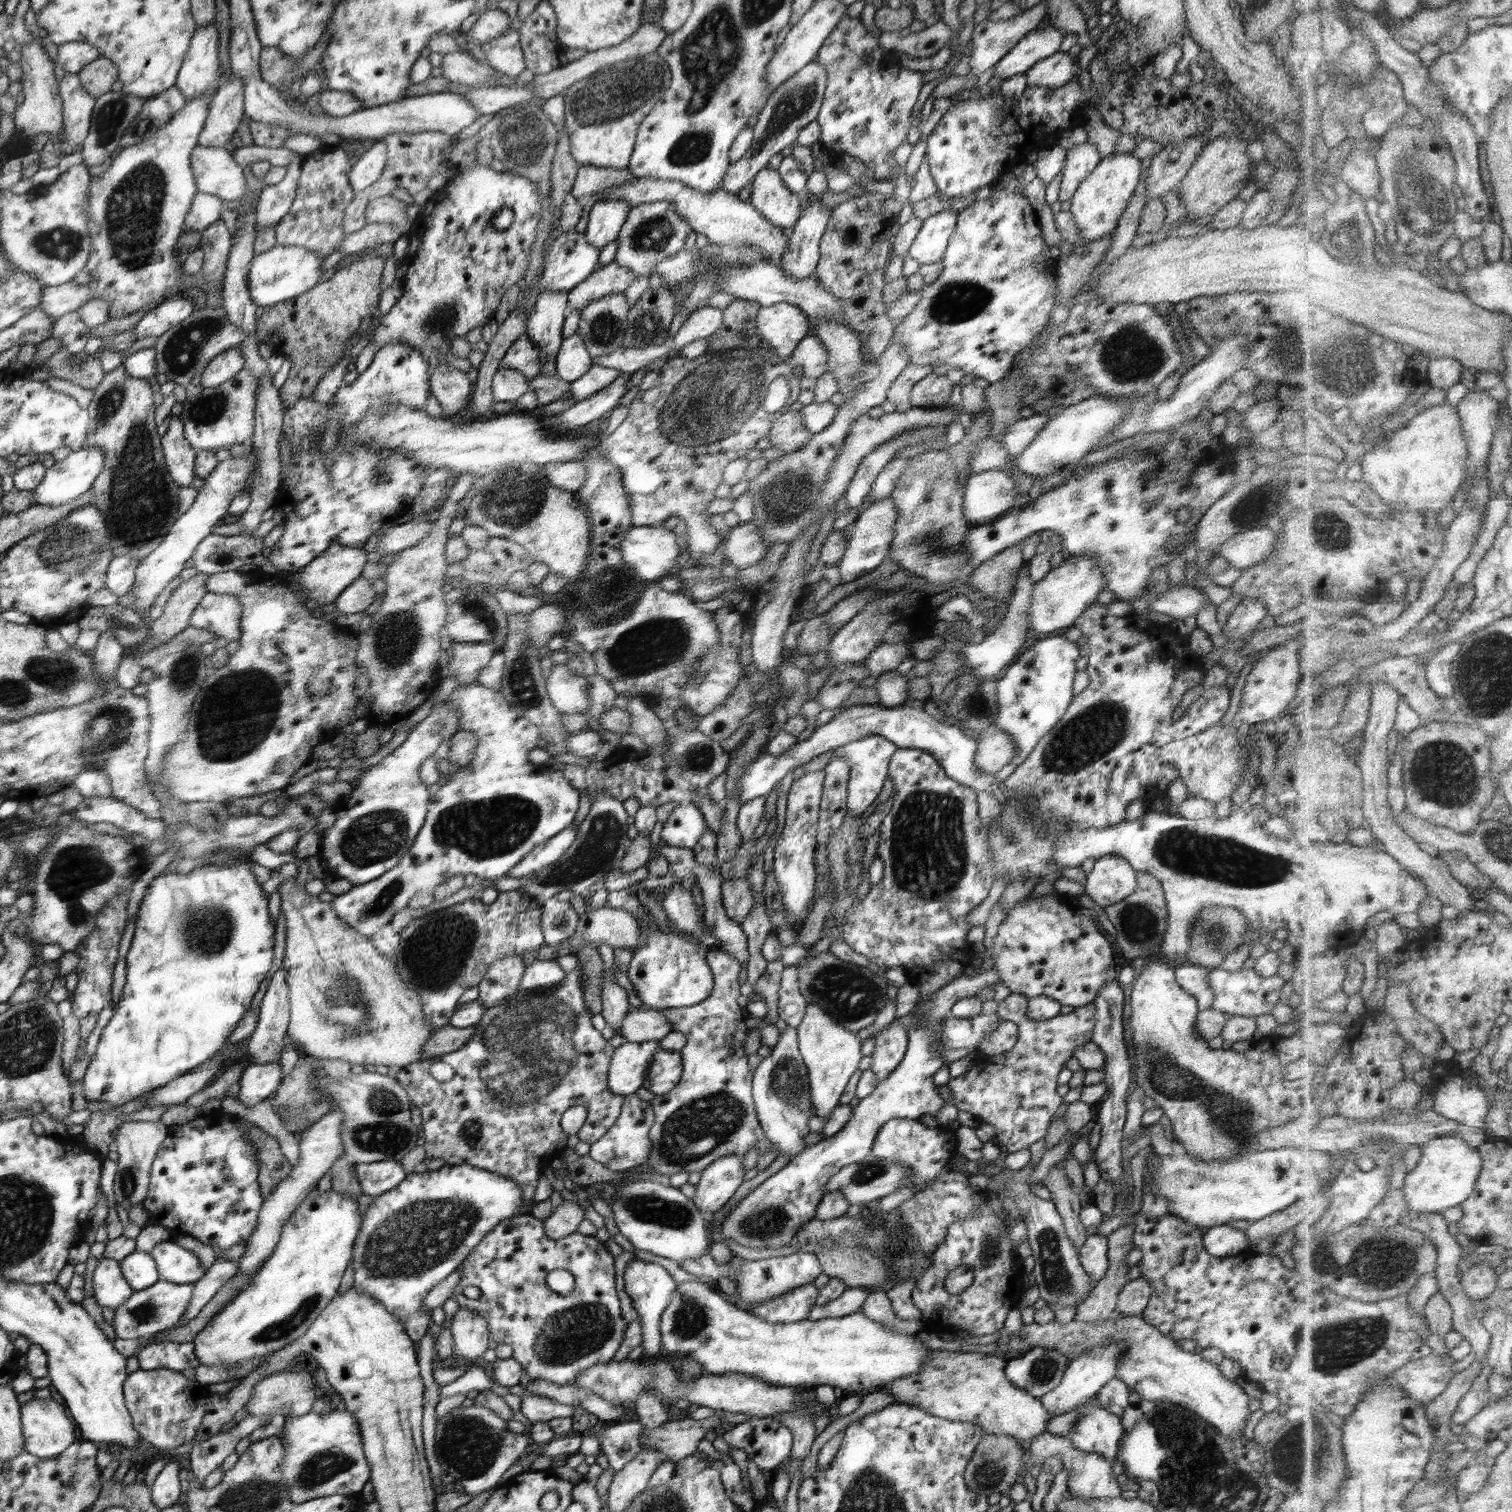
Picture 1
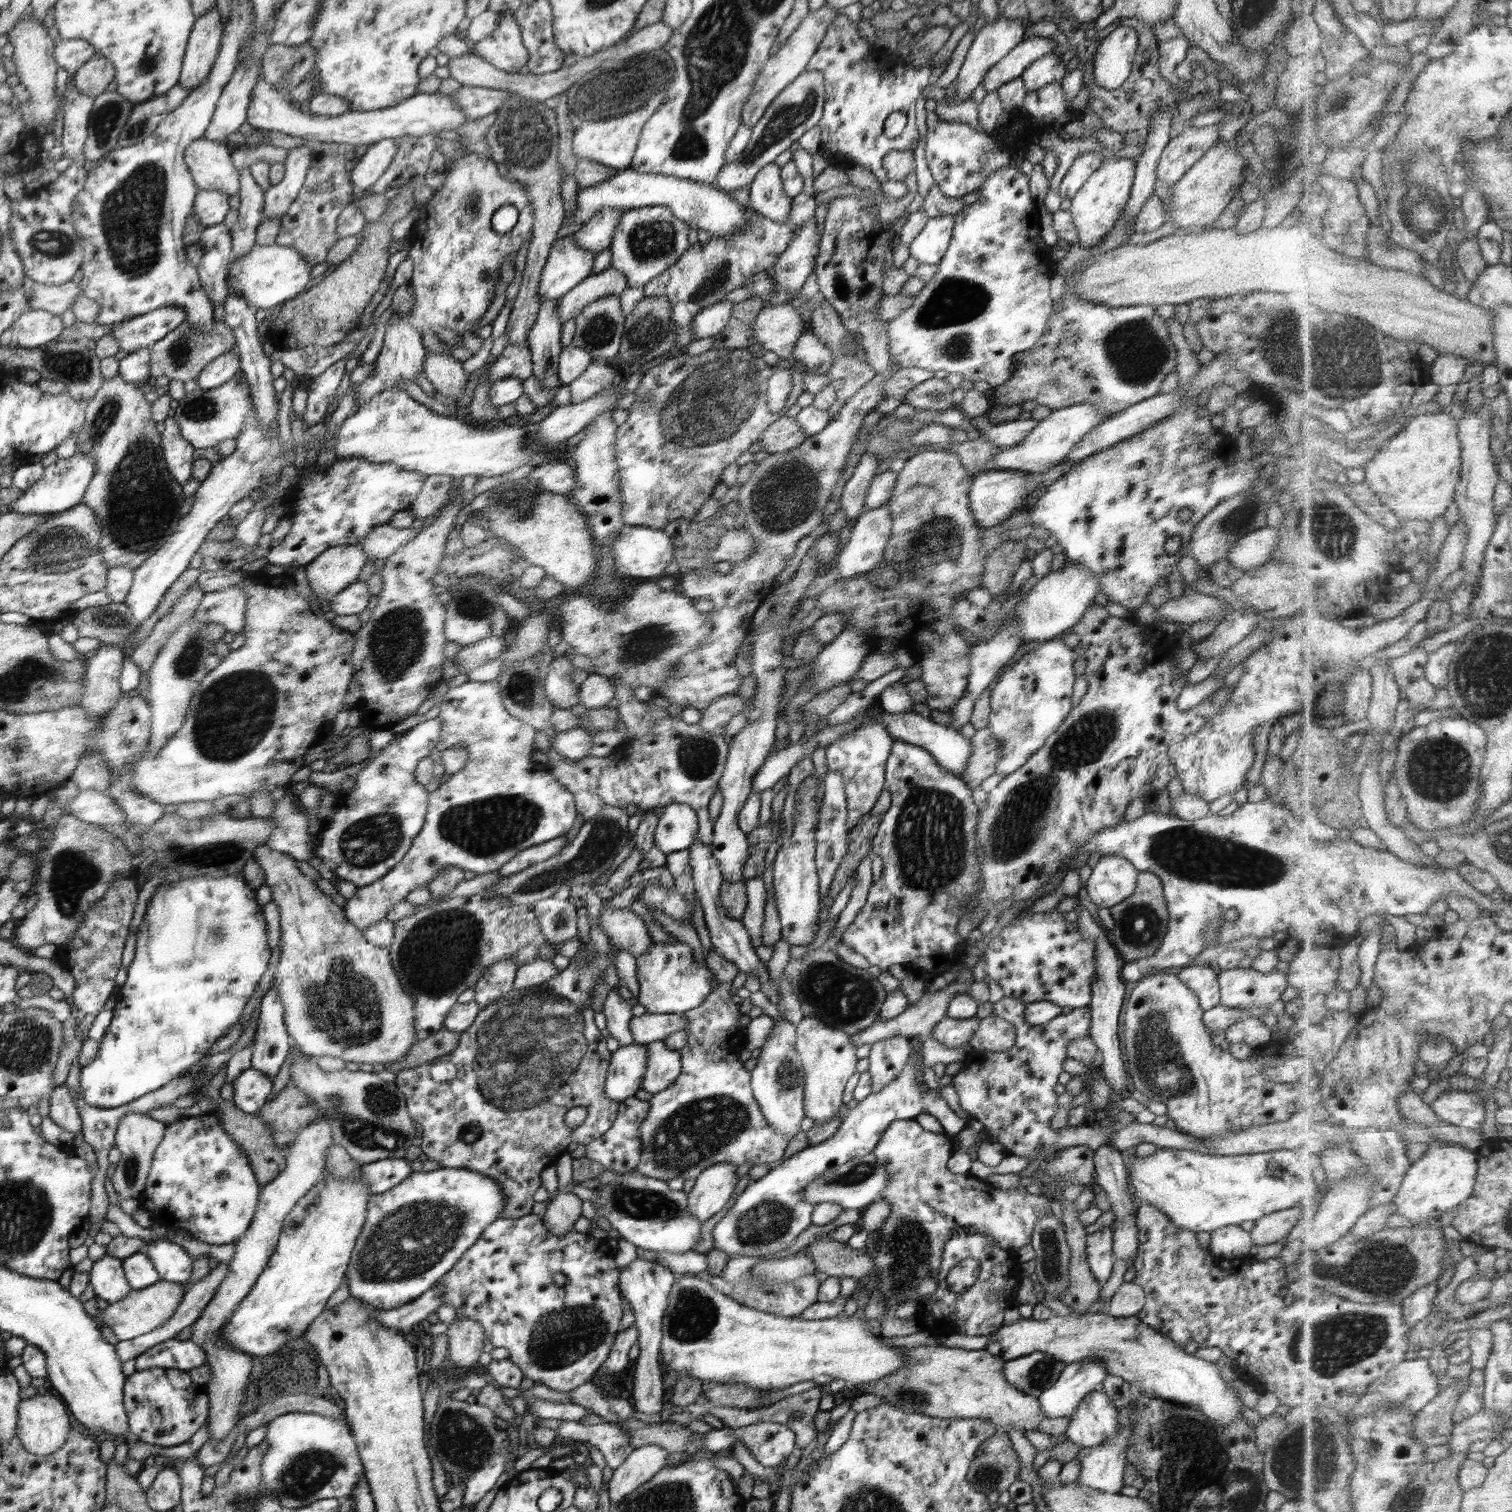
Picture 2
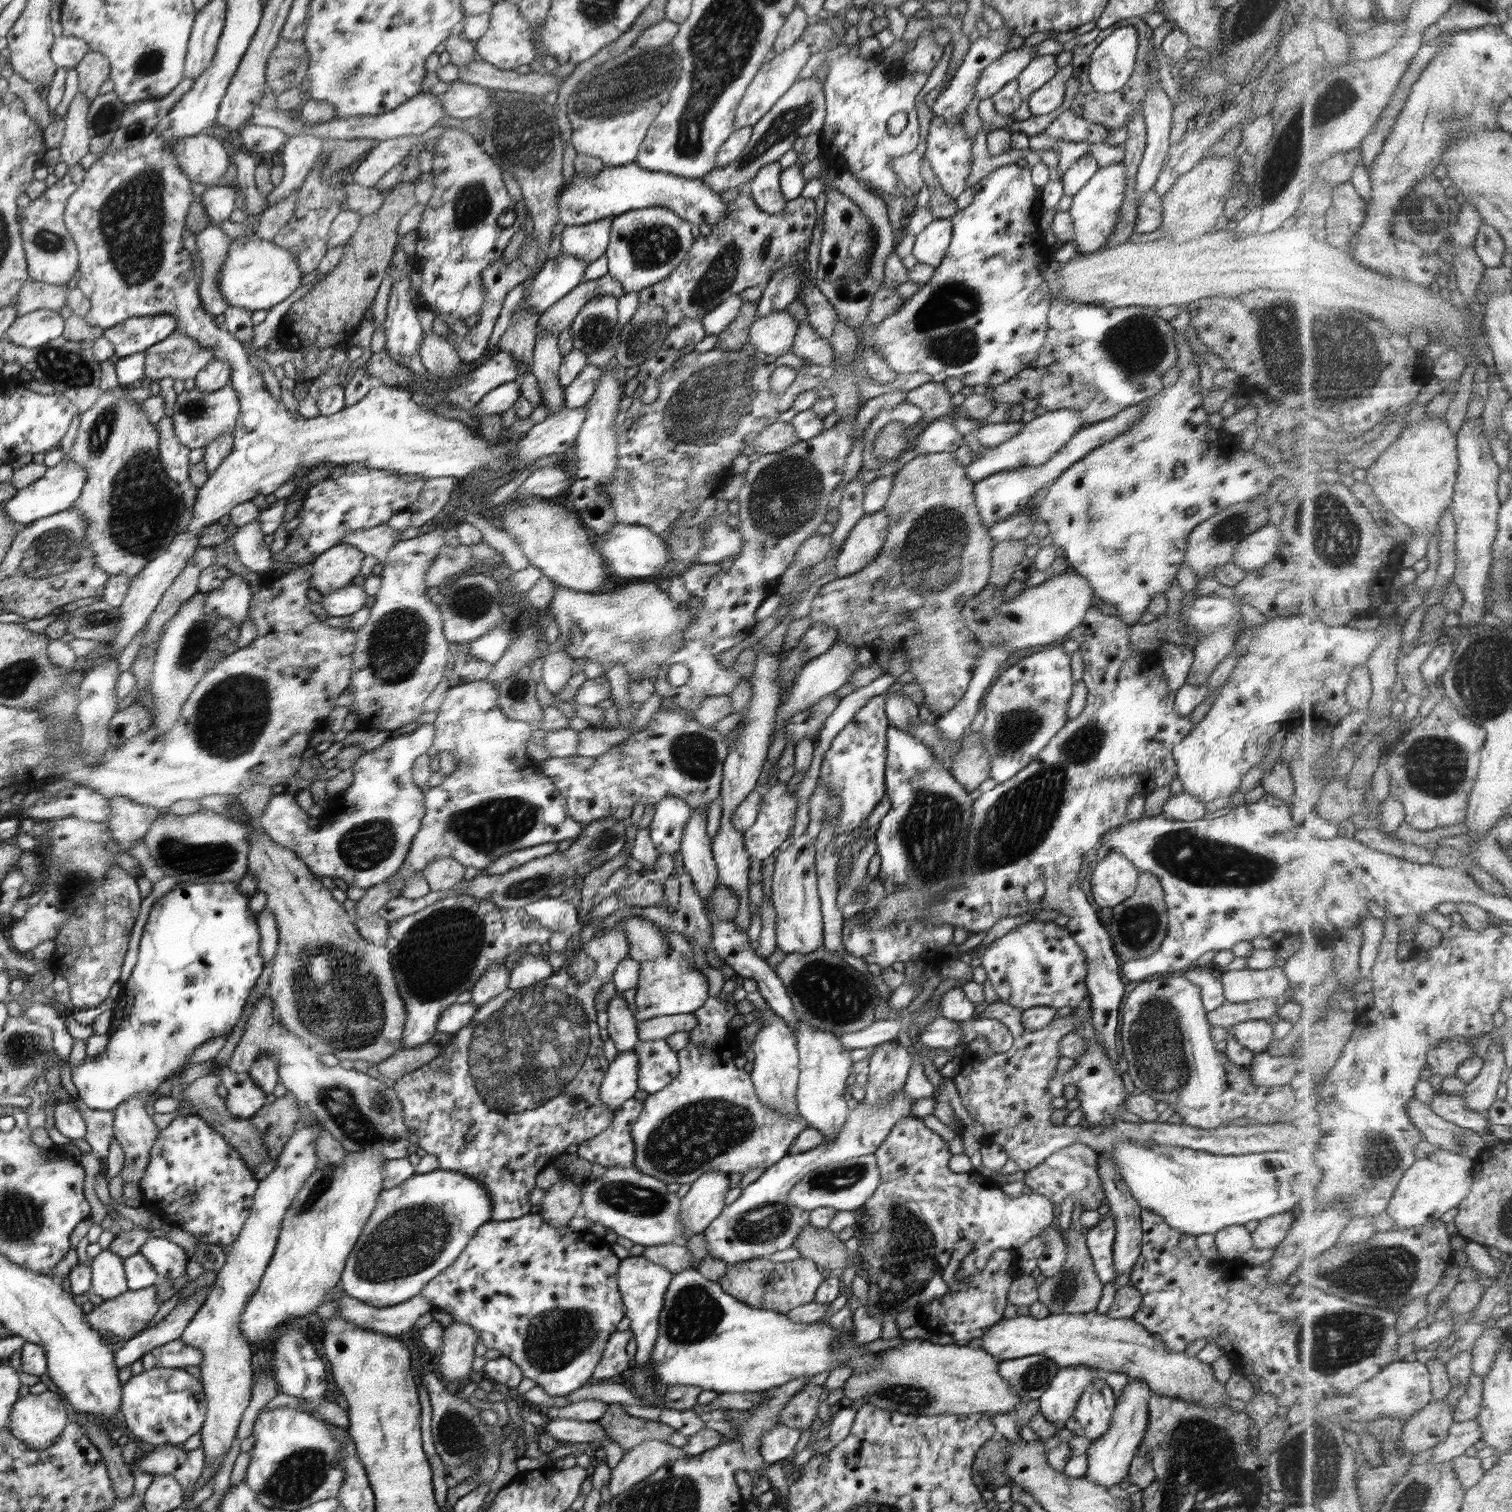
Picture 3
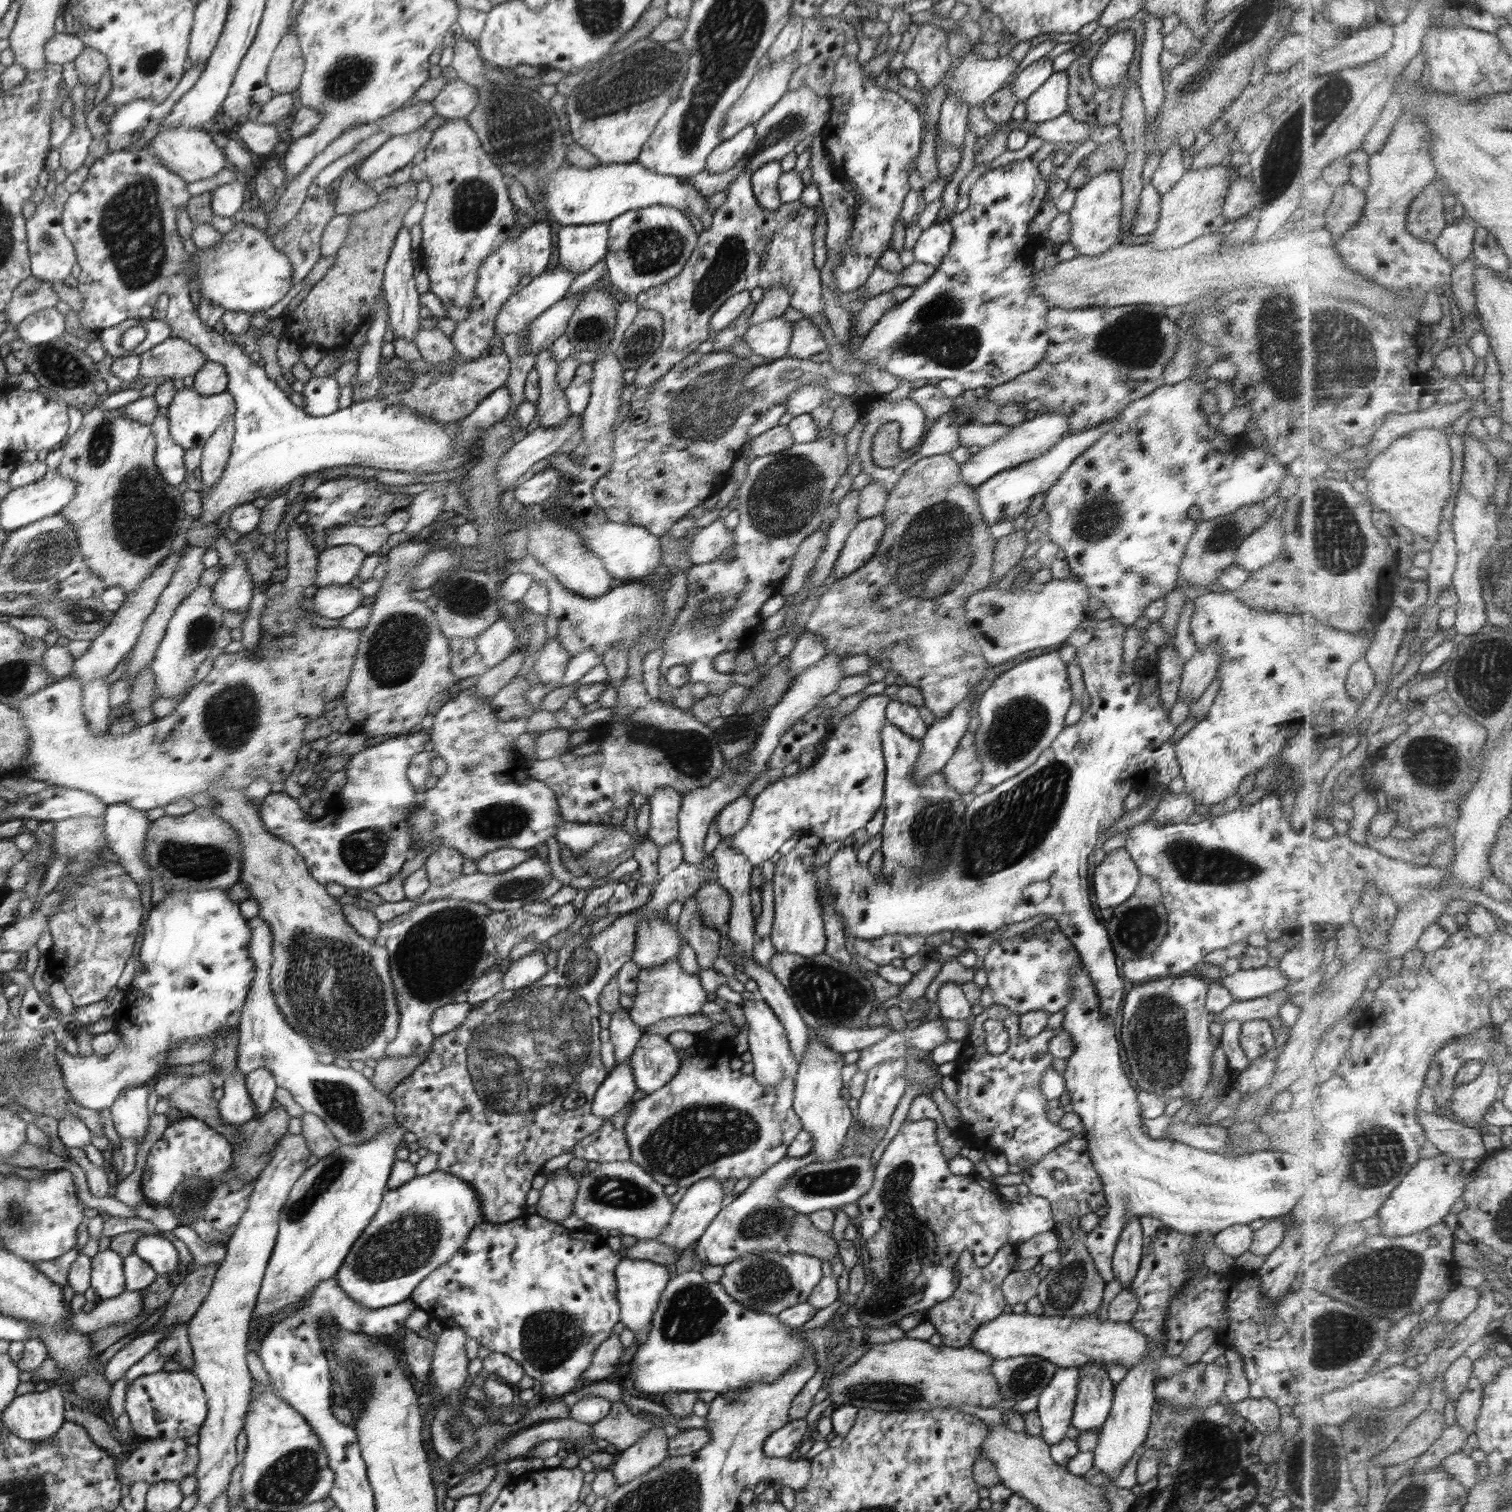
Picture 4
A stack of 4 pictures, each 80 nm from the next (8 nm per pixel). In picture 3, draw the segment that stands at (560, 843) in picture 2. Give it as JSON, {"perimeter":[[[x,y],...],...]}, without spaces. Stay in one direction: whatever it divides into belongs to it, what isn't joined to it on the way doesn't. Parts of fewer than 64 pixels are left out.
{"perimeter":[[[559,842],[544,843],[543,845],[527,849],[511,850],[490,863],[484,873],[488,875],[506,874],[506,872],[514,870],[514,868],[518,868],[534,859],[550,856],[550,854],[557,851],[558,844]]]}

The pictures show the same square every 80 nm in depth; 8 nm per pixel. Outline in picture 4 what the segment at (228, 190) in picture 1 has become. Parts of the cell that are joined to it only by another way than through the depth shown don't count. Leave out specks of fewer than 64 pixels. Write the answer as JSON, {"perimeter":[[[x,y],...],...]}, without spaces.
{"perimeter":[[[162,127],[162,131],[144,147],[156,155],[170,170],[187,179],[187,183],[192,183],[216,176],[226,164],[227,155],[222,152],[222,148],[218,148],[218,144],[214,144],[212,137],[210,132],[202,132],[202,129]]]}

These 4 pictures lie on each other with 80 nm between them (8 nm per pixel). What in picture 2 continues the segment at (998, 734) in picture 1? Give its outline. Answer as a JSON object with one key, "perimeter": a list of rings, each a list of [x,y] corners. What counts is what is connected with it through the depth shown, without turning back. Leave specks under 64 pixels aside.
{"perimeter":[[[986,727],[977,730],[970,738],[971,755],[965,764],[965,772],[960,778],[966,781],[971,789],[979,787],[982,780],[992,776],[996,770],[997,762],[1001,757],[1001,744],[991,736],[991,730]]]}

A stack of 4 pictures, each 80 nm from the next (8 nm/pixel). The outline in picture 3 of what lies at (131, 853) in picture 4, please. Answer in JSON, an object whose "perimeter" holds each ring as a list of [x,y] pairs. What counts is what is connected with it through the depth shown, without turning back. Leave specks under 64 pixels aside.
{"perimeter":[[[124,795],[109,800],[112,812],[107,824],[123,852],[129,852],[132,842],[142,840],[151,824],[161,815],[157,808],[134,802]]]}

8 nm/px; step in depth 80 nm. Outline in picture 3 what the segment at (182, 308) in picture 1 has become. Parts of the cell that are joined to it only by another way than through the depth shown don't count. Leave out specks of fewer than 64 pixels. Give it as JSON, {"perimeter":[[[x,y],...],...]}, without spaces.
{"perimeter":[[[171,314],[132,317],[105,329],[103,335],[113,344],[119,357],[145,352],[177,330],[177,318]]]}

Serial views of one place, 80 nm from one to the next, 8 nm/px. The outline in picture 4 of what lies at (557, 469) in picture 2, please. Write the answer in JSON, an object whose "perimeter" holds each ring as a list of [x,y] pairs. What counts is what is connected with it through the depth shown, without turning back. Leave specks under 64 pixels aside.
{"perimeter":[[[543,469],[515,487],[515,499],[529,509],[543,507],[559,489],[558,485],[564,476],[560,471]]]}

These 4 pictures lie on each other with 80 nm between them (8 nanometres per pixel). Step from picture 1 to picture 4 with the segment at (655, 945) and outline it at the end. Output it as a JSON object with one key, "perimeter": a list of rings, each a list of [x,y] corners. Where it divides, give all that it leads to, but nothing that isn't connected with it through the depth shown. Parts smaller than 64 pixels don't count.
{"perimeter":[[[678,958],[668,959],[664,964],[652,966],[649,969],[640,969],[637,982],[634,1004],[632,1009],[628,1010],[628,1014],[630,1020],[643,1032],[650,1025],[656,1025],[668,1018],[698,1014],[707,1003],[708,994],[702,987],[700,977],[696,973],[688,974],[684,971]]]}

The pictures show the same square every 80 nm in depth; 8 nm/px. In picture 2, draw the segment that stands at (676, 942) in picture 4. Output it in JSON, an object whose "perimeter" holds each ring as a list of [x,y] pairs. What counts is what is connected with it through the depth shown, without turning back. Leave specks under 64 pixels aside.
{"perimeter":[[[602,908],[598,919],[600,929],[610,939],[610,943],[618,949],[630,952],[636,958],[644,956],[654,946],[646,924],[630,908]]]}

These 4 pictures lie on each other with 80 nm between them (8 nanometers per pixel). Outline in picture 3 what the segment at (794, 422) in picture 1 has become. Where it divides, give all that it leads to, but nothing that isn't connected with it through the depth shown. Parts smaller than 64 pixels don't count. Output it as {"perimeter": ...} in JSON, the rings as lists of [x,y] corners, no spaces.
{"perimeter":[[[774,422],[754,439],[752,447],[756,453],[762,456],[766,454],[778,454],[798,442],[798,436],[796,436],[791,423]]]}

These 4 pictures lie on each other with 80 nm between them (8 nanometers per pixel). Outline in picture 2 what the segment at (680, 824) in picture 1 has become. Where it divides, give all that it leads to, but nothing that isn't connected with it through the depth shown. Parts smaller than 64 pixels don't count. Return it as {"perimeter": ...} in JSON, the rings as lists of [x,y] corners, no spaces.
{"perimeter":[[[671,802],[664,806],[664,813],[657,815],[657,819],[653,839],[666,855],[672,851],[686,850],[697,838],[697,810],[687,804]]]}

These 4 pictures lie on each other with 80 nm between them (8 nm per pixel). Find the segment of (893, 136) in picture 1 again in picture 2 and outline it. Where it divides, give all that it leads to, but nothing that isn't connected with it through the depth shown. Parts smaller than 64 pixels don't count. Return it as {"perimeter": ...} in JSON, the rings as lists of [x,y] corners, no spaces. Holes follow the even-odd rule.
{"perimeter":[[[840,12],[828,27],[806,69],[819,70],[825,78],[825,101],[818,124],[821,128],[822,148],[840,156],[858,158],[858,164],[867,167],[878,182],[884,184],[889,180],[883,167],[886,154],[917,146],[919,135],[915,104],[922,90],[932,81],[932,73],[928,66],[916,69],[905,62],[899,71],[880,76],[882,68],[872,54],[870,42],[858,31],[858,23],[859,21],[852,22],[847,15]],[[892,112],[907,114],[903,133],[896,138],[884,135],[884,121]]]}

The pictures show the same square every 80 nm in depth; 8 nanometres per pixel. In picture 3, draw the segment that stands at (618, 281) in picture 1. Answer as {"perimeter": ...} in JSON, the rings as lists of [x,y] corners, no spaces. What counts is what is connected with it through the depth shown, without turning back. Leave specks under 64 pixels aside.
{"perimeter":[[[610,273],[602,278],[582,281],[576,285],[564,298],[541,312],[538,319],[537,332],[552,331],[555,335],[570,328],[576,315],[591,299],[601,294],[610,294],[620,298],[625,293],[622,283],[618,282]]]}

